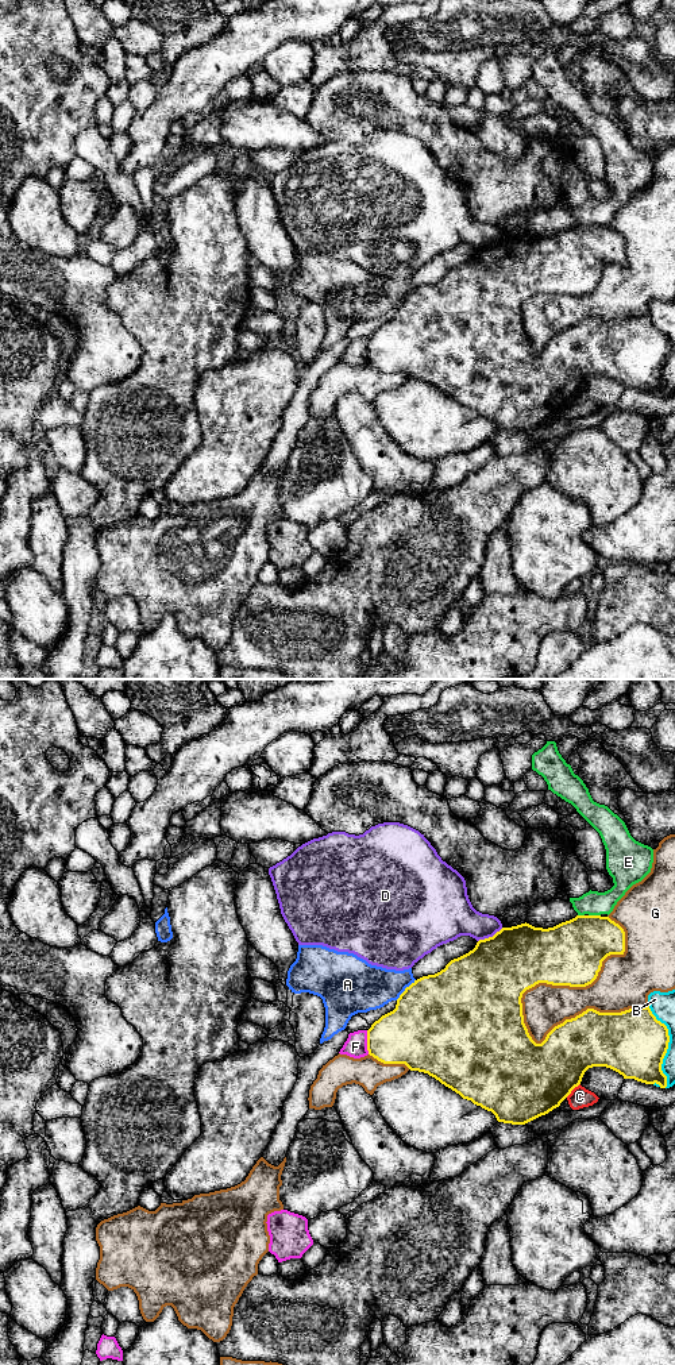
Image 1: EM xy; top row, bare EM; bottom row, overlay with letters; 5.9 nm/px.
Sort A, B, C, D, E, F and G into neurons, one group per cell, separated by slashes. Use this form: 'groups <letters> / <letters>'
groups A / B / C / D / E / F / G

